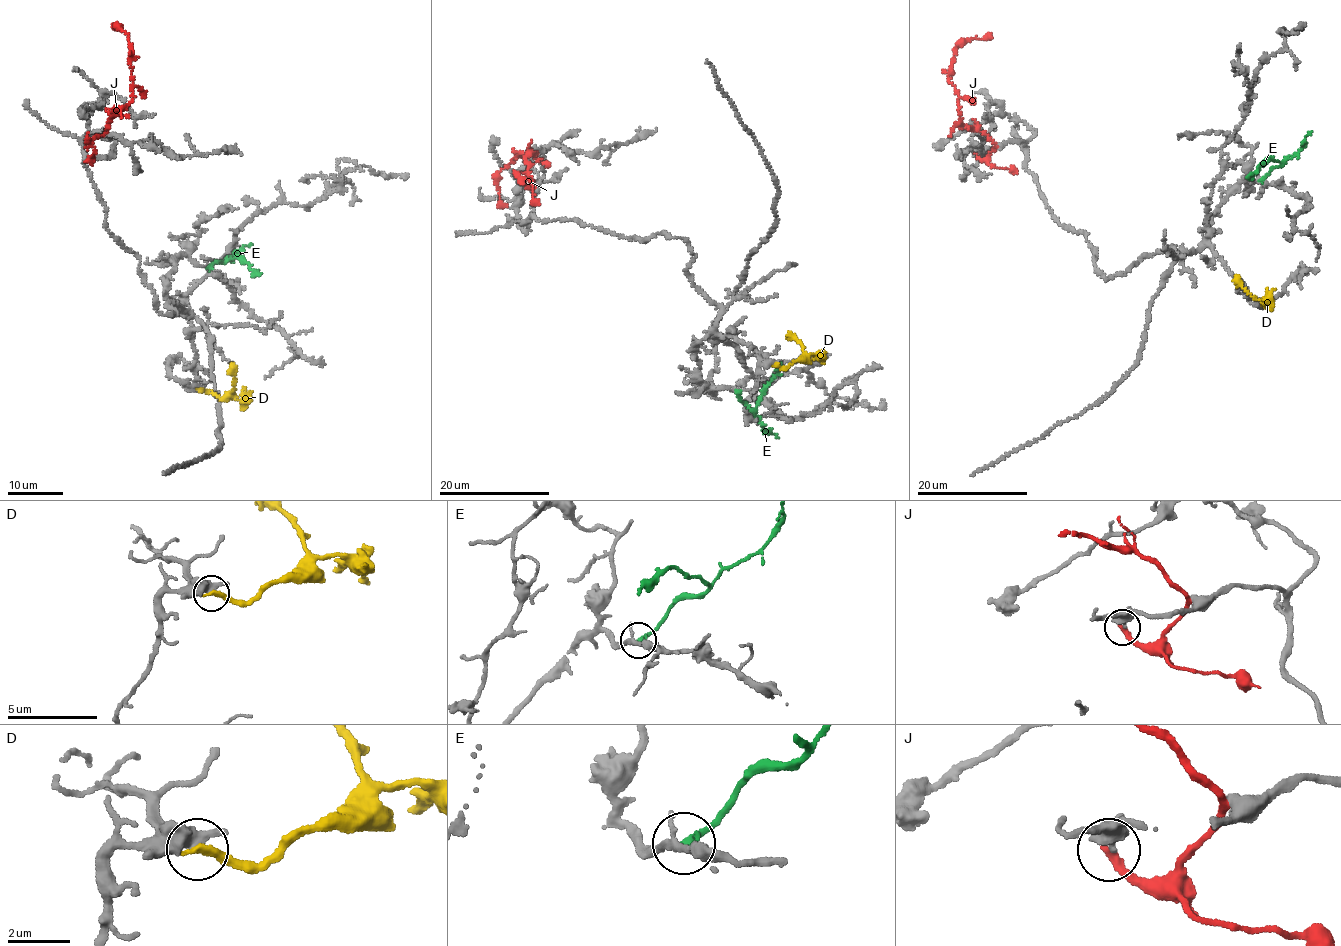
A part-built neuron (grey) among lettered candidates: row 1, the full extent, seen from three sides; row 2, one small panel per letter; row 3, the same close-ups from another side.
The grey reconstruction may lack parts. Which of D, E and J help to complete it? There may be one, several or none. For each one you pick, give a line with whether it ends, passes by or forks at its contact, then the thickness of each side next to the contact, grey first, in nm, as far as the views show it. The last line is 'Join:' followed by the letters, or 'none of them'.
Join: none of them

